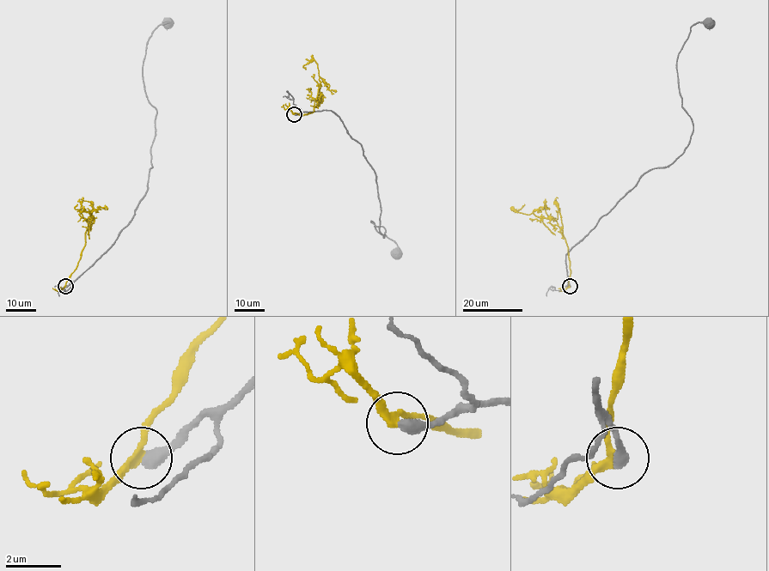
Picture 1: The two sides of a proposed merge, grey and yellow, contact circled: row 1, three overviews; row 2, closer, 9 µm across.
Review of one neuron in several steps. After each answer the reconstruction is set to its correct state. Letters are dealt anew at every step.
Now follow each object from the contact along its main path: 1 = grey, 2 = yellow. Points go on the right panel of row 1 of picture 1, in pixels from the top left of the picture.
1: (569, 286), (565, 256), (648, 172), (668, 167), (684, 151), (692, 120), (676, 61), (690, 28), (709, 22)
2: (569, 286), (570, 263), (563, 232), (546, 218), (515, 212), (524, 204)

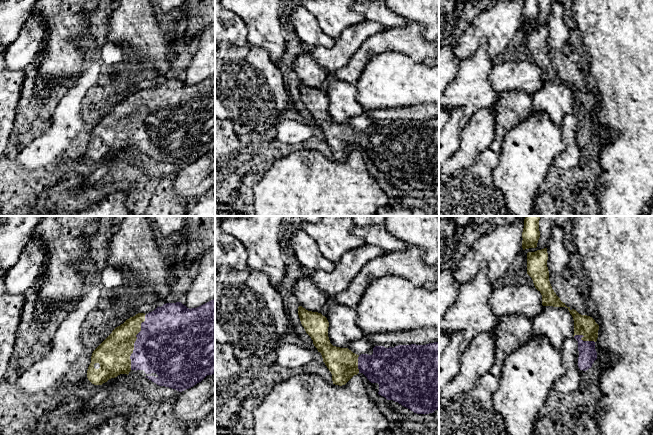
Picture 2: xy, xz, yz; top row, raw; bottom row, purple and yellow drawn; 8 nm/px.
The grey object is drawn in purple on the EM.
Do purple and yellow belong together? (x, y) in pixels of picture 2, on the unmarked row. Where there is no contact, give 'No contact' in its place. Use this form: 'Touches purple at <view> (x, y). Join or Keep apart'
Touches purple at xy (135, 118). Join

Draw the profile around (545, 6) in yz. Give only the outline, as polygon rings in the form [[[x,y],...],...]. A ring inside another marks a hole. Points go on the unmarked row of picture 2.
[[[539,0],[540,14],[538,16],[537,23],[523,26],[525,39],[523,44],[519,48],[517,48],[522,53],[521,58],[523,58],[523,52],[527,50],[527,29],[547,24],[554,3],[563,3],[564,1],[565,0]]]

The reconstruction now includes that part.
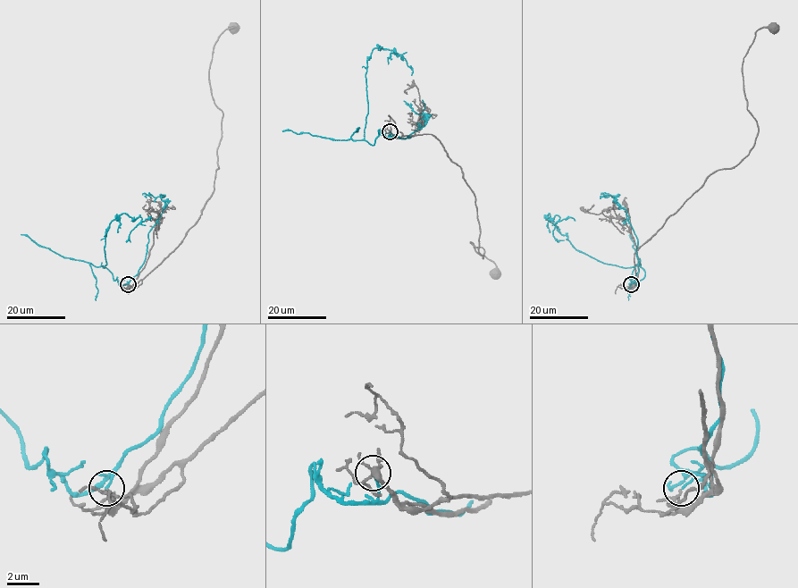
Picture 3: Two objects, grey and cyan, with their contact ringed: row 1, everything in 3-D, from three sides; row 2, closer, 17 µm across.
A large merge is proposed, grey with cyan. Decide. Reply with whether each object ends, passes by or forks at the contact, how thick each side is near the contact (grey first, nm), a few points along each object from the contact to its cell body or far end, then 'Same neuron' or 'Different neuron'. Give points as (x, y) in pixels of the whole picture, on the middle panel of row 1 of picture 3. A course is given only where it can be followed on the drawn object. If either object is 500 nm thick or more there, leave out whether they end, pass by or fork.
At the ring grey passes by. At the ring cyan ends. Thickness 120 nm (grey) against 130 nm. Course of grey: (390, 130), (431, 134), (460, 168), (474, 195), (482, 258), (470, 242), (495, 273). Course of cyan: (390, 131), (378, 130), (373, 145), (364, 138), (374, 48), (403, 60), (390, 53), (388, 64). Different neuron

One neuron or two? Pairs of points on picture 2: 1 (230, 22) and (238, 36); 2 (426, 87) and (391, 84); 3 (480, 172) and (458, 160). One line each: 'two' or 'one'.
1: one
2: one
3: two

